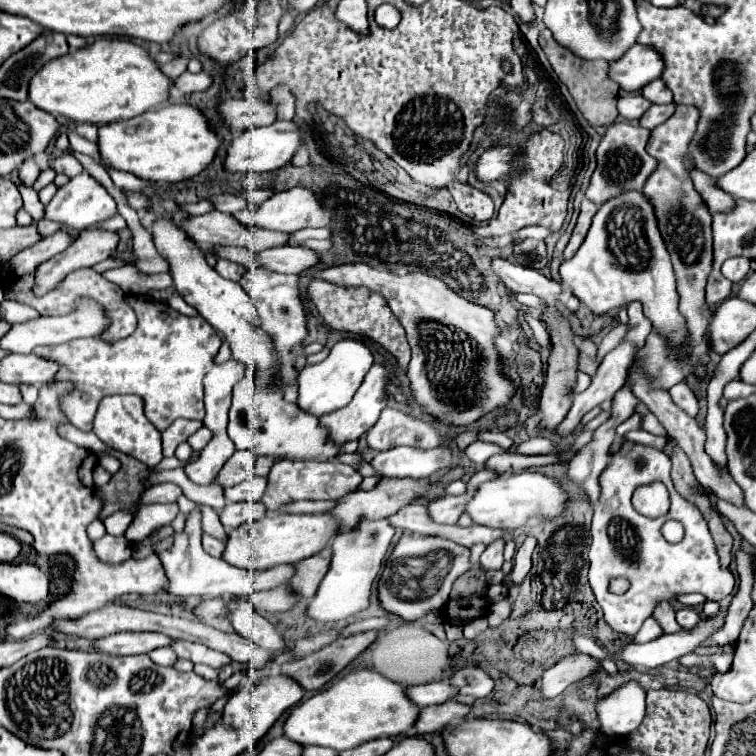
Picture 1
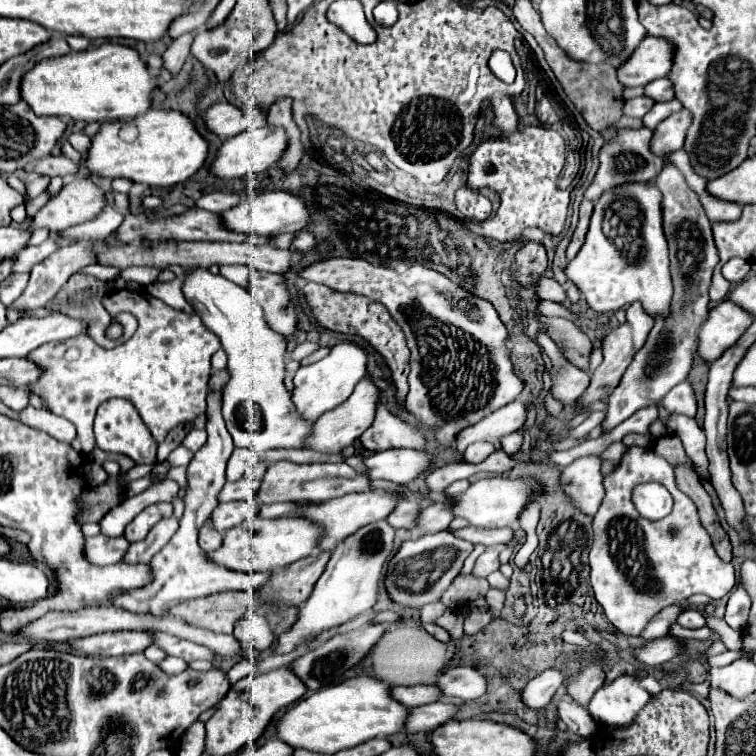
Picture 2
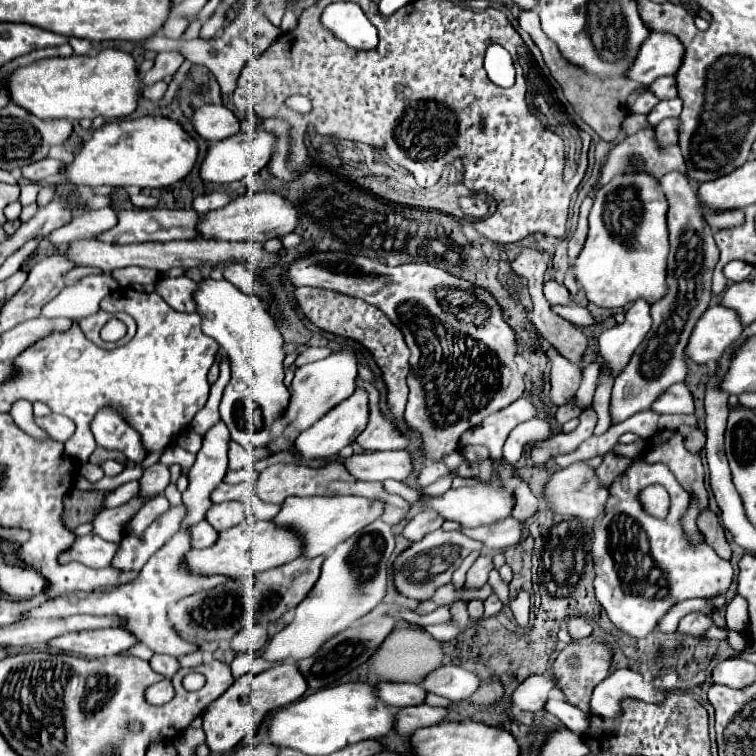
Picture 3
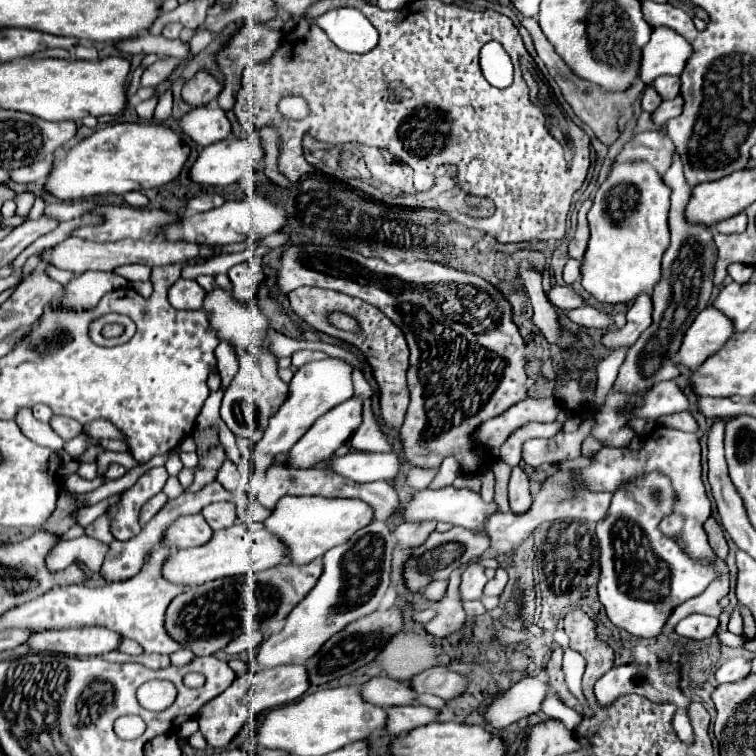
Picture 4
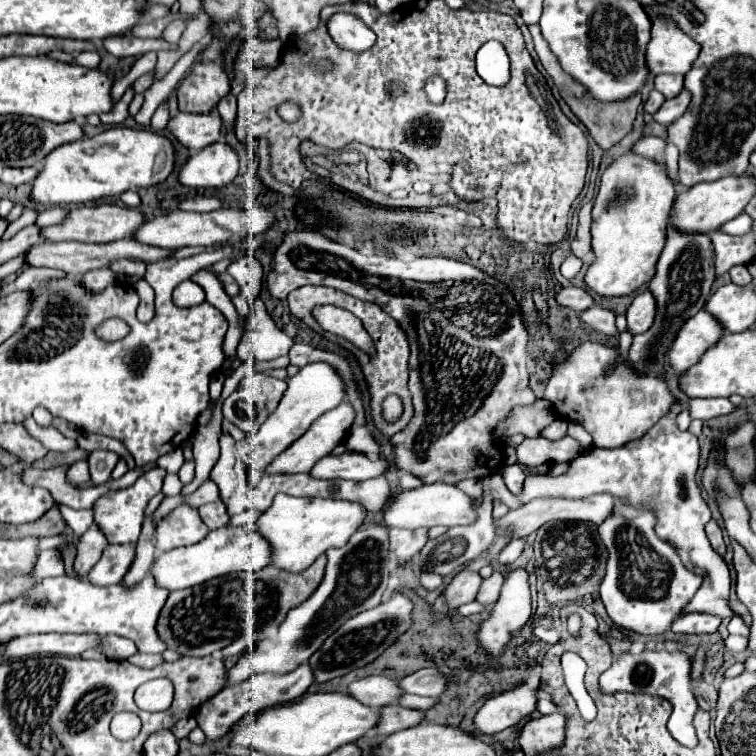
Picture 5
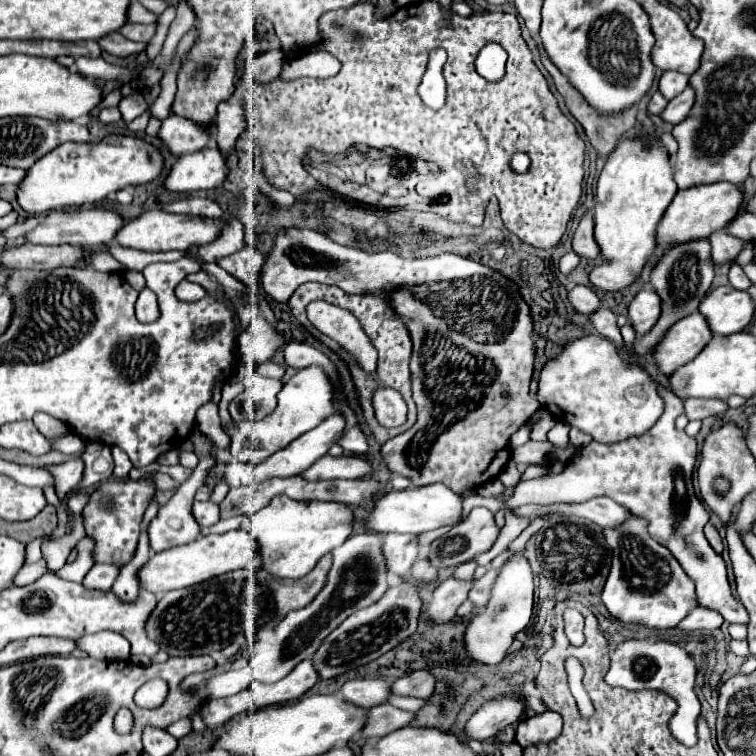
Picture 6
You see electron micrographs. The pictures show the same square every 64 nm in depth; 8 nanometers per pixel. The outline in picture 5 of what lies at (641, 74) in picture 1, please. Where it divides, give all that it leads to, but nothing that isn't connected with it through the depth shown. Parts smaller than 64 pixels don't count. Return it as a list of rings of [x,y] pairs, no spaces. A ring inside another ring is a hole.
[[[658,18],[652,22],[652,40],[646,46],[646,66],[650,76],[684,74],[692,68],[692,60],[698,54],[700,46],[672,20]]]

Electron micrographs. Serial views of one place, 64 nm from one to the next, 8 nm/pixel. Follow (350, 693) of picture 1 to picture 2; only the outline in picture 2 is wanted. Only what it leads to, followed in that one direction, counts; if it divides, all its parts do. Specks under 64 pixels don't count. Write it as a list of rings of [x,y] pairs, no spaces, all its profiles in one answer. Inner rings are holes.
[[[354,676],[340,684],[330,684],[312,696],[296,702],[278,722],[278,738],[294,748],[336,754],[372,738],[386,738],[402,732],[408,708],[392,698],[392,686],[372,676]]]

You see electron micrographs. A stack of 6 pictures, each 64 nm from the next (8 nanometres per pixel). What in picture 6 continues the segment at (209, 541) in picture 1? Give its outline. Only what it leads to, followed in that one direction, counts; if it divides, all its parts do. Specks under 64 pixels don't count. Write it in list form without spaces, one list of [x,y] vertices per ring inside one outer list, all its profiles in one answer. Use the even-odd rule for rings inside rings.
[[[204,454],[200,460],[198,460],[198,466],[194,468],[192,476],[180,484],[180,488],[174,492],[174,496],[170,498],[168,504],[164,504],[160,510],[158,510],[158,516],[152,520],[150,528],[148,528],[148,534],[150,534],[150,544],[152,544],[152,552],[162,552],[162,550],[168,550],[168,548],[174,548],[174,546],[182,546],[182,544],[188,544],[192,540],[196,540],[200,536],[200,526],[192,514],[192,502],[194,502],[194,494],[196,490],[204,484],[210,468],[216,464],[216,458],[212,454]]]

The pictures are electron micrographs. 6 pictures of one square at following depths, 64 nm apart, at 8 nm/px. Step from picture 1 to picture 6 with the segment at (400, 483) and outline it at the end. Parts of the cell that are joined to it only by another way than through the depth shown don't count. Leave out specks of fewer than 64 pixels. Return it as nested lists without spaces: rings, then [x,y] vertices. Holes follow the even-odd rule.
[[[280,494],[272,502],[250,516],[242,530],[254,534],[260,544],[262,568],[280,578],[302,578],[316,562],[332,548],[342,546],[354,528],[354,512],[350,506],[340,502],[298,502]]]

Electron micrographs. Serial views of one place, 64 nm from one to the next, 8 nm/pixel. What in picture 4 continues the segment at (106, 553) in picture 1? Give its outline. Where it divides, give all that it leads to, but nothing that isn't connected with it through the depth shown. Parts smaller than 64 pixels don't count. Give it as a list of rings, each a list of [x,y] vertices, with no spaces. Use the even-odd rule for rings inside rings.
[[[82,536],[58,544],[54,552],[48,554],[46,564],[50,570],[56,572],[56,570],[64,570],[72,562],[80,562],[88,566],[92,572],[98,572],[102,568],[106,554],[108,554],[108,544],[90,536]]]

